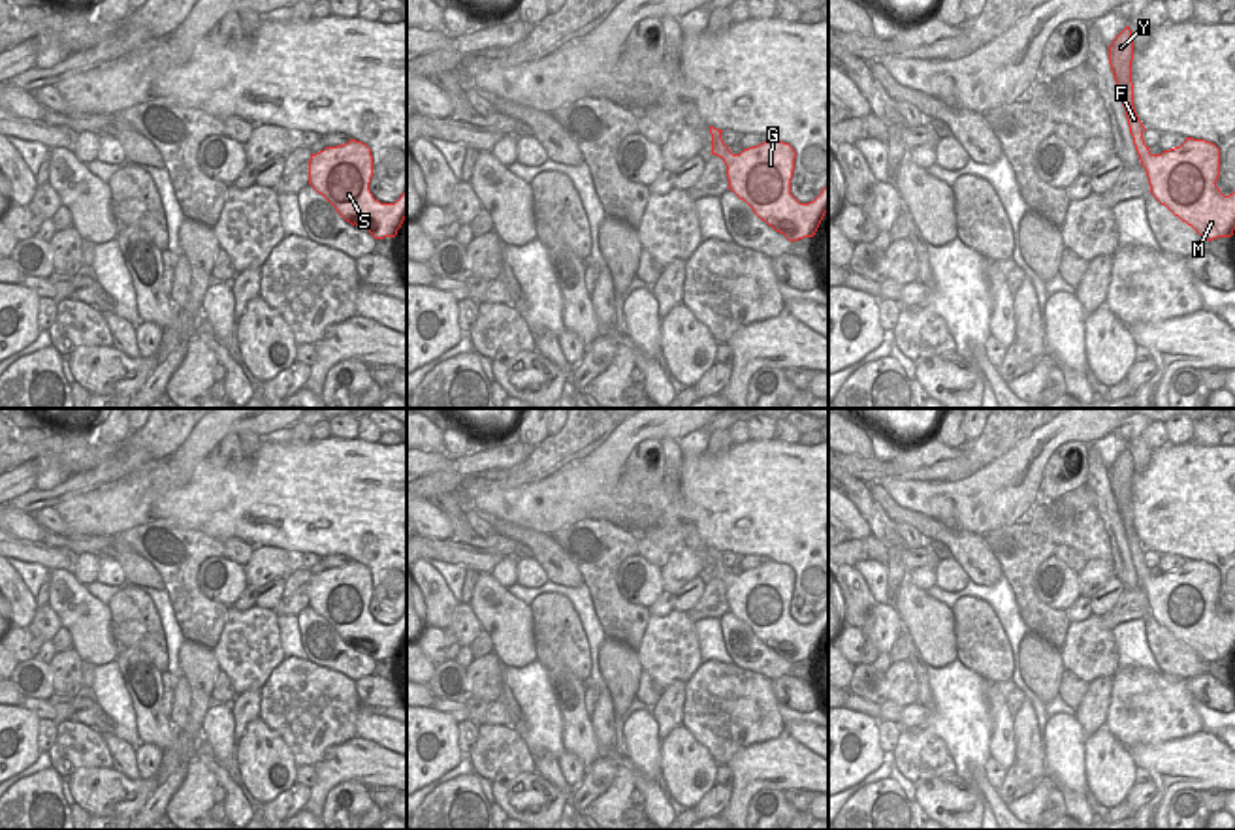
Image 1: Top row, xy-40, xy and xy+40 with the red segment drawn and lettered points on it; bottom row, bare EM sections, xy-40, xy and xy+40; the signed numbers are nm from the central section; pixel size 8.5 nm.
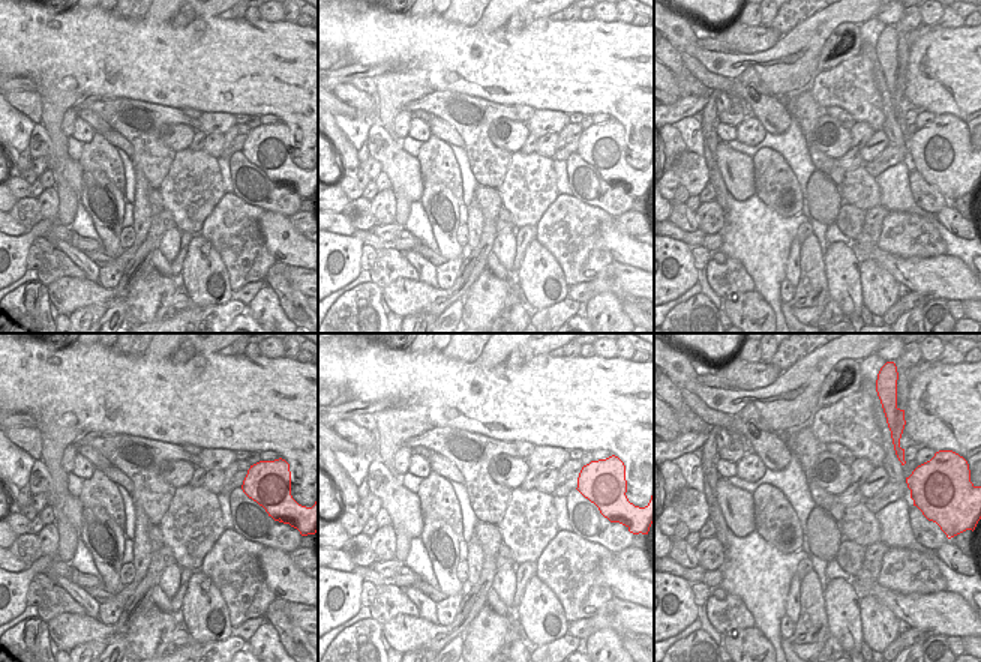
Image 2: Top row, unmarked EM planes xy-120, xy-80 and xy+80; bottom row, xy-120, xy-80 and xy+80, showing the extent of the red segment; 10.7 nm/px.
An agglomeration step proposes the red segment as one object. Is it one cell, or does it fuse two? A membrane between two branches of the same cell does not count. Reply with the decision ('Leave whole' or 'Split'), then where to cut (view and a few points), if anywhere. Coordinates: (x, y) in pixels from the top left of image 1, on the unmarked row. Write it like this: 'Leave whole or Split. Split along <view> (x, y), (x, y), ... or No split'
Split. Split along xy+40 (1149, 573), (1141, 586).

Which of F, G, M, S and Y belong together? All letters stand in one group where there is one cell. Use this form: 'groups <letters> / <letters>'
groups F Y / G M S

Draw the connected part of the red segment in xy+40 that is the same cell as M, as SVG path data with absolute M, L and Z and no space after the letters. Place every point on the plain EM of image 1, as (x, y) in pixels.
M1186 559L1180 568L1143 580L1150 615L1175 638L1192 647L1207 662L1231 659L1235 651L1235 614L1224 617L1216 608L1220 597L1220 570L1205 561Z

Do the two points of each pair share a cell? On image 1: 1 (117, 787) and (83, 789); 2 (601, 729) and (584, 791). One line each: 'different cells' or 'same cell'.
1: same cell
2: same cell

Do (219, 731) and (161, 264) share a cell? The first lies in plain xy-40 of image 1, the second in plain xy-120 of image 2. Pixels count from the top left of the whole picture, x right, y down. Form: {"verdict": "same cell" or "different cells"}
{"verdict": "different cells"}

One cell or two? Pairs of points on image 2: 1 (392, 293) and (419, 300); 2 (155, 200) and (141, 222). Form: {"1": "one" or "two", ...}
{"1": "one", "2": "two"}

